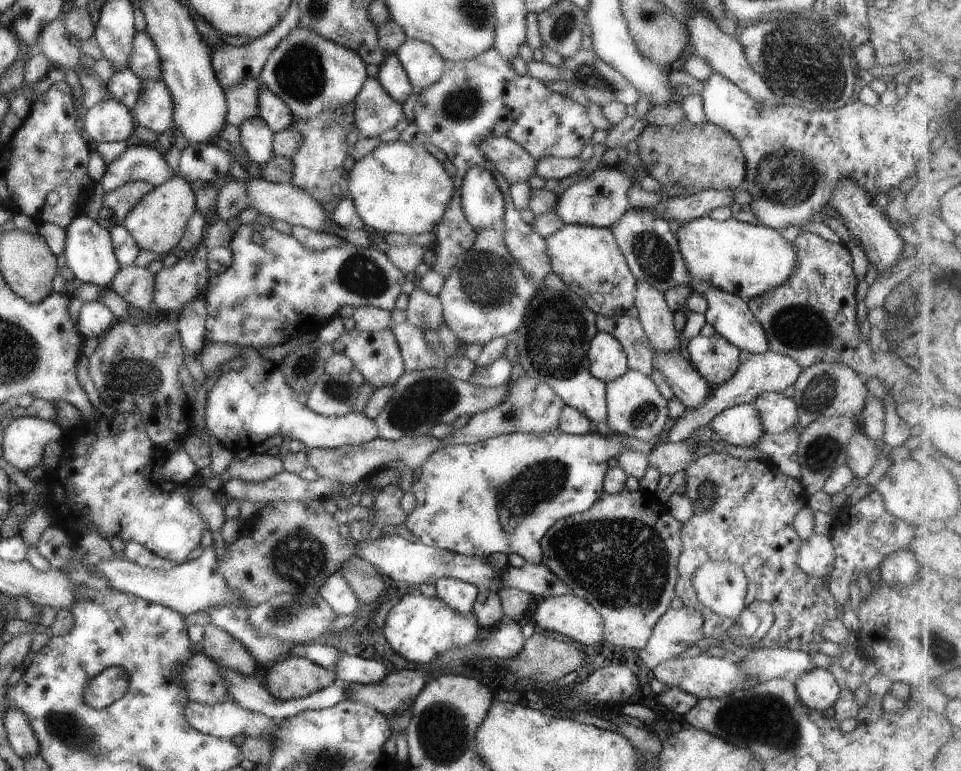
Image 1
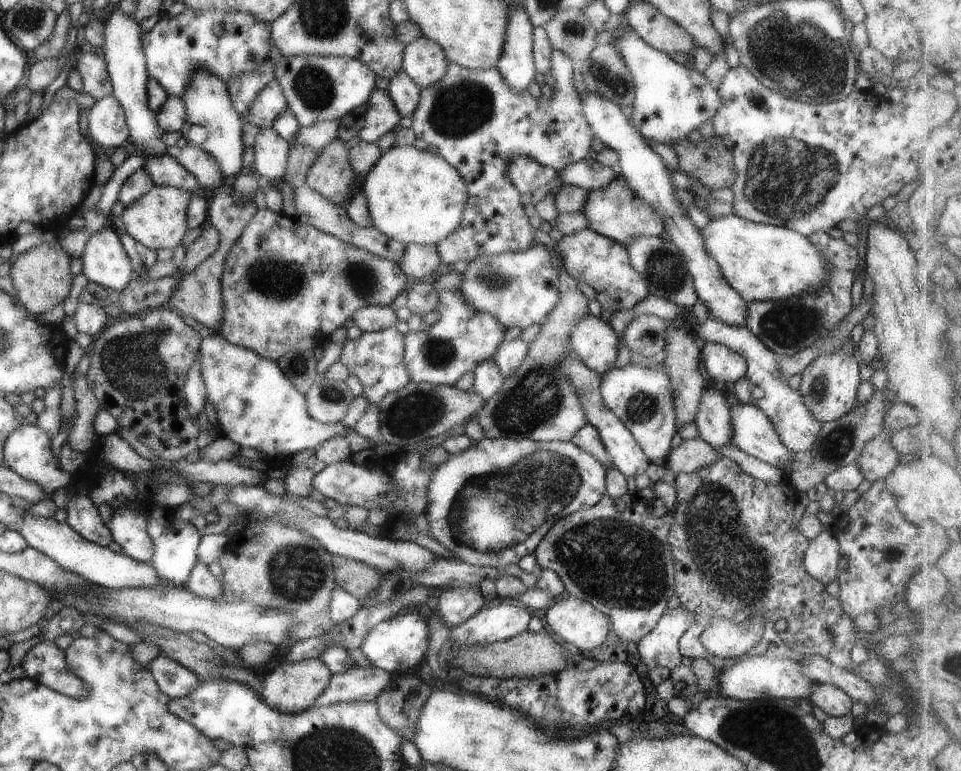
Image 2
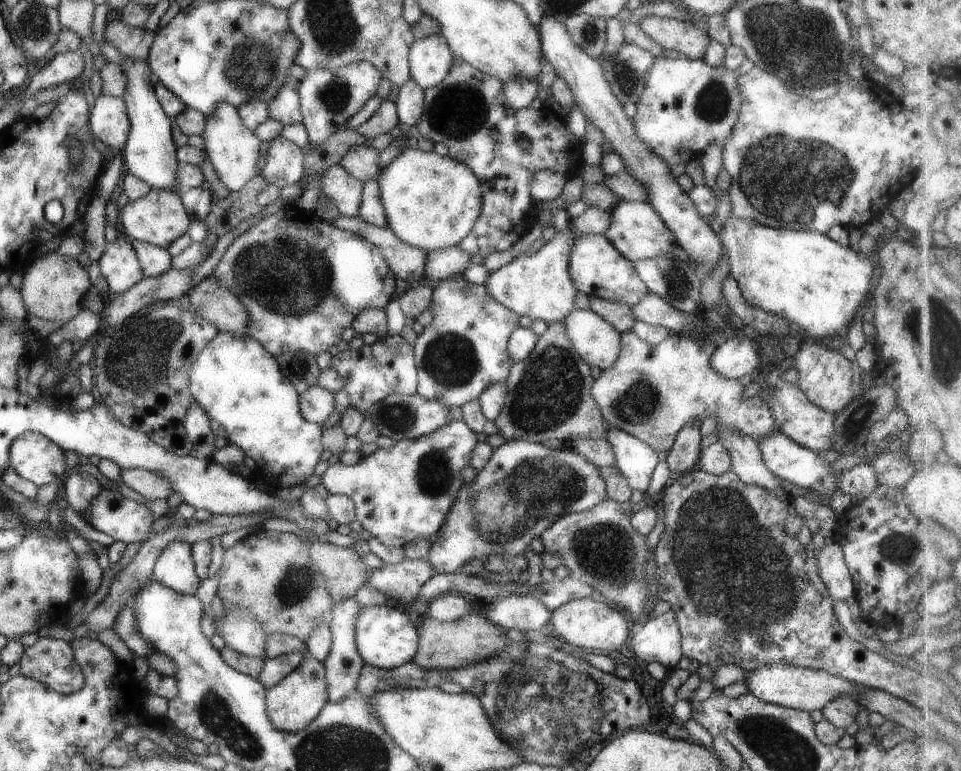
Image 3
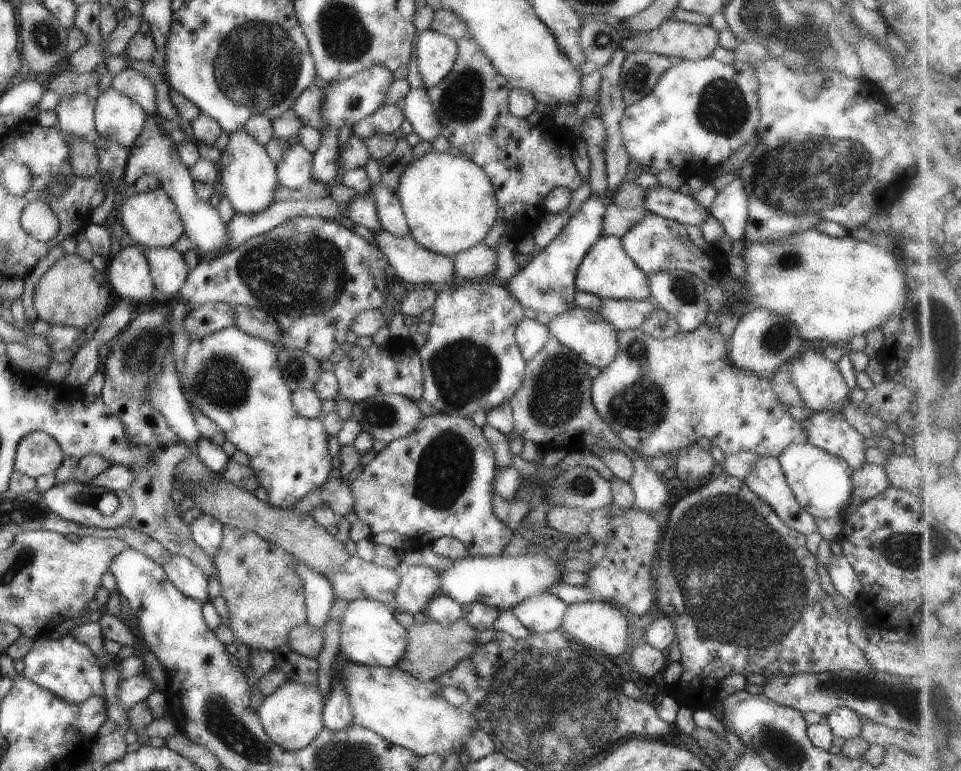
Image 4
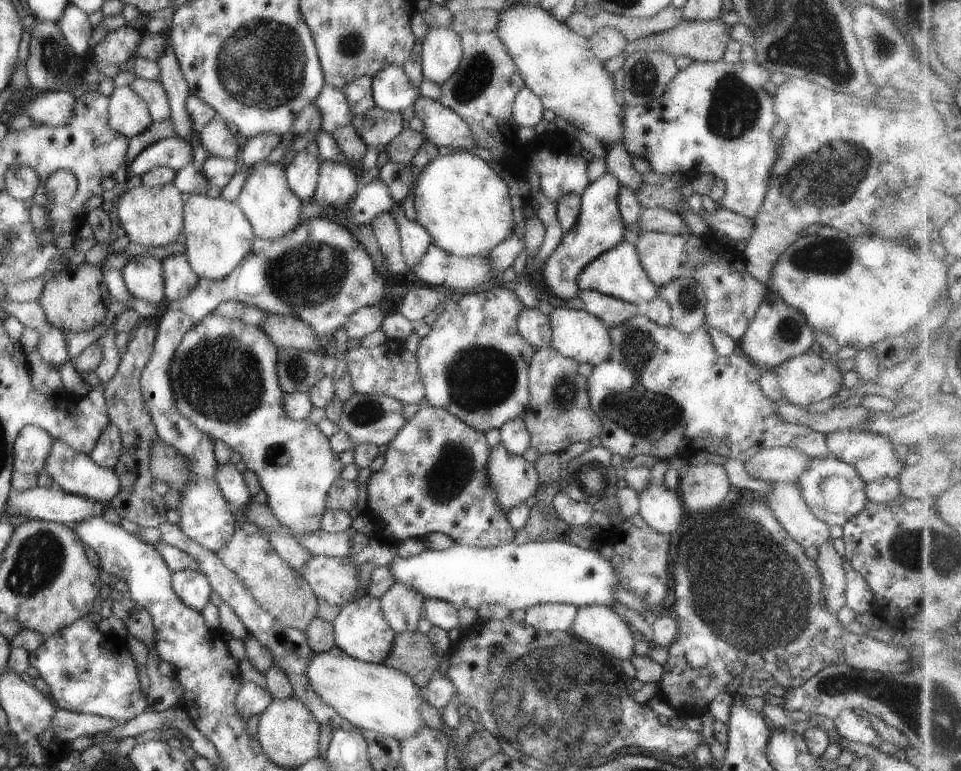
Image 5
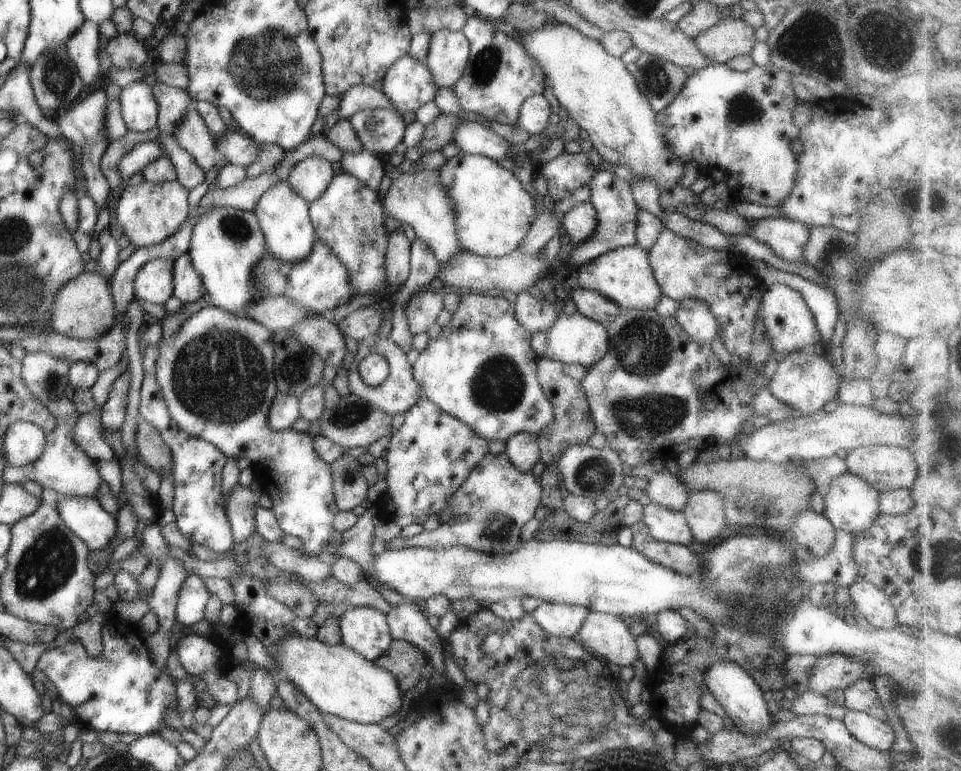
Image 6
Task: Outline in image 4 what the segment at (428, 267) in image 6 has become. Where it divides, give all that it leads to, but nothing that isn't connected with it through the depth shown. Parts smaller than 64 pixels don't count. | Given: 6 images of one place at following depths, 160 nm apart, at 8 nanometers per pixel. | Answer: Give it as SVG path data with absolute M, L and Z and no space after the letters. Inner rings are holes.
M370 159L364 167L370 179L371 195L377 206L380 226L396 236L409 235L409 226L405 219L398 197L380 178L380 168L374 159Z

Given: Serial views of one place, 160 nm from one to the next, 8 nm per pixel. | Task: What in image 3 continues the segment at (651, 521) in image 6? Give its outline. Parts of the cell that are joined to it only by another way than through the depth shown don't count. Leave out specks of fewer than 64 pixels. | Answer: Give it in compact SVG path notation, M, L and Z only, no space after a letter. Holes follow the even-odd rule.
M608 426L605 439L612 445L615 467L634 490L646 492L652 472L659 462L658 453L635 436L616 427Z

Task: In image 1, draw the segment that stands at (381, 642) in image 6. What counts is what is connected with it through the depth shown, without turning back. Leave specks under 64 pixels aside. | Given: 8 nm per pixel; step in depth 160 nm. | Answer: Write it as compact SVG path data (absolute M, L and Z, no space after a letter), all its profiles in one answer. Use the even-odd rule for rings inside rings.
M411 590L388 611L382 634L394 652L408 662L426 666L434 663L437 657L450 649L463 649L474 642L480 629L475 613L462 614L448 606L437 595L430 597Z

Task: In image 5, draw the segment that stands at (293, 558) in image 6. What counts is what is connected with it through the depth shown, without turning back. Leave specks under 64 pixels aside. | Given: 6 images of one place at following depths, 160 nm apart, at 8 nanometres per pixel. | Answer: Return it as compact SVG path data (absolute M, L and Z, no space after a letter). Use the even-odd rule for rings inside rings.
M316 555L306 562L306 568L302 572L302 578L308 582L320 603L338 605L344 607L359 596L361 582L359 570L350 566L349 558L336 558Z

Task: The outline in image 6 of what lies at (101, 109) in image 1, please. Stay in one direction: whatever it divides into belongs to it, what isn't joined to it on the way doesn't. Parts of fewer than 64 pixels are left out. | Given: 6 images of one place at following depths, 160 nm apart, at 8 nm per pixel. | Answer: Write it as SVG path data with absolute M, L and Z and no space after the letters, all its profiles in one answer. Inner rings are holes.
M143 81L132 82L122 88L118 101L127 129L142 133L158 126L158 102L152 86Z

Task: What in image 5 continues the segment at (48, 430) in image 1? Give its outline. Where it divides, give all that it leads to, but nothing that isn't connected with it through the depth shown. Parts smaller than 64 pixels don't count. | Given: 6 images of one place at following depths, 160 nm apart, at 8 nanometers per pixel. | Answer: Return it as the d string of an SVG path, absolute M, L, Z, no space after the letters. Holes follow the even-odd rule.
M27 425L13 445L13 471L37 476L45 469L53 449L53 438L45 429Z

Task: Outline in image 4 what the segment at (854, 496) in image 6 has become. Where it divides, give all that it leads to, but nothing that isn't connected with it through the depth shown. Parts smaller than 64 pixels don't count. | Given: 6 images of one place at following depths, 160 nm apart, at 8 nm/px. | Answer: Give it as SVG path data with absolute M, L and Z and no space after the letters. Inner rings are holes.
M808 442L791 444L777 456L777 460L798 504L808 514L823 519L842 516L850 500L854 471L845 460Z

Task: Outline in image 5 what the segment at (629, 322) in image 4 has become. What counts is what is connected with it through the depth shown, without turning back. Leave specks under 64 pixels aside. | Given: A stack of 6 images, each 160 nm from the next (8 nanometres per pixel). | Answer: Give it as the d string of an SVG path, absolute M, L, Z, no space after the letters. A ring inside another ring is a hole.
M579 290L578 298L582 300L585 311L596 316L609 329L624 324L632 316L636 316L643 308L622 300L606 296L597 291Z

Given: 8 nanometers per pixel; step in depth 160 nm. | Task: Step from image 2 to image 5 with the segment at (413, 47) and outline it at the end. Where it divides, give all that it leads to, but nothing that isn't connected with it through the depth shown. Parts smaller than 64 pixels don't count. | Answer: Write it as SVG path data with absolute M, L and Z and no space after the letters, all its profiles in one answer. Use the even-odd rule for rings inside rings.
M432 28L422 40L423 78L444 84L454 75L460 67L464 48L461 36L454 33L451 28Z

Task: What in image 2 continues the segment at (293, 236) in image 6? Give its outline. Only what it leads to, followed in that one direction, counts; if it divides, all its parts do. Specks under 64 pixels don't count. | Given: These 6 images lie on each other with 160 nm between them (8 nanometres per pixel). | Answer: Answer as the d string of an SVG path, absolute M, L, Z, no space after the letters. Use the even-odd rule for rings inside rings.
M198 71L190 79L189 87L181 99L184 101L186 111L185 123L179 130L181 136L186 138L192 146L197 146L211 154L215 158L226 184L231 182L235 174L243 167L242 152L245 146L242 140L242 127L244 122L234 108L226 82L211 72ZM192 130L206 130L206 138L202 142L191 142Z

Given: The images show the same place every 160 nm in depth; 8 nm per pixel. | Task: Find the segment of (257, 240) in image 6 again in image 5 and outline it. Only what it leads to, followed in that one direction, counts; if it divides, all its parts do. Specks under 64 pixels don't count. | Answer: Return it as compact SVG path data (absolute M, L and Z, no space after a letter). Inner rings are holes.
M192 194L184 201L184 226L186 242L181 247L190 268L198 278L222 280L230 276L238 264L250 253L256 240L250 220L244 216L238 204L207 195Z

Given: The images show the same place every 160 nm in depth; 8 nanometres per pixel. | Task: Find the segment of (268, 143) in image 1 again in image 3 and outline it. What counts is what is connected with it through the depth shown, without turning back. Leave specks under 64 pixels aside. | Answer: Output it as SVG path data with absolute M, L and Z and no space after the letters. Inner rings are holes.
M282 136L269 143L266 163L261 172L264 180L279 188L304 181L302 149Z

